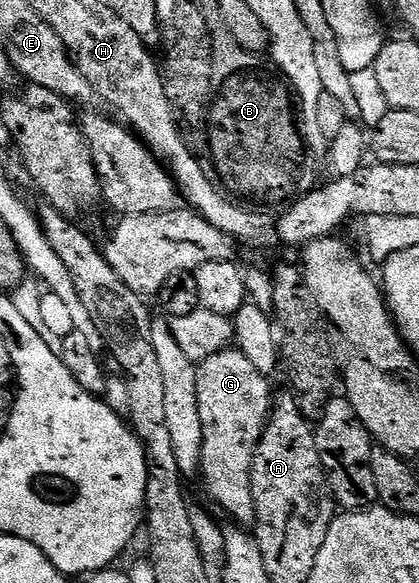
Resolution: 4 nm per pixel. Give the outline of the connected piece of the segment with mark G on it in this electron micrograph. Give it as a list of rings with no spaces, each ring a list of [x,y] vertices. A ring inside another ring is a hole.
[[[234,346],[196,365],[196,406],[200,406],[200,426],[204,426],[200,481],[215,506],[223,508],[238,526],[250,526],[254,522],[250,471],[254,451],[270,416],[270,382]]]

